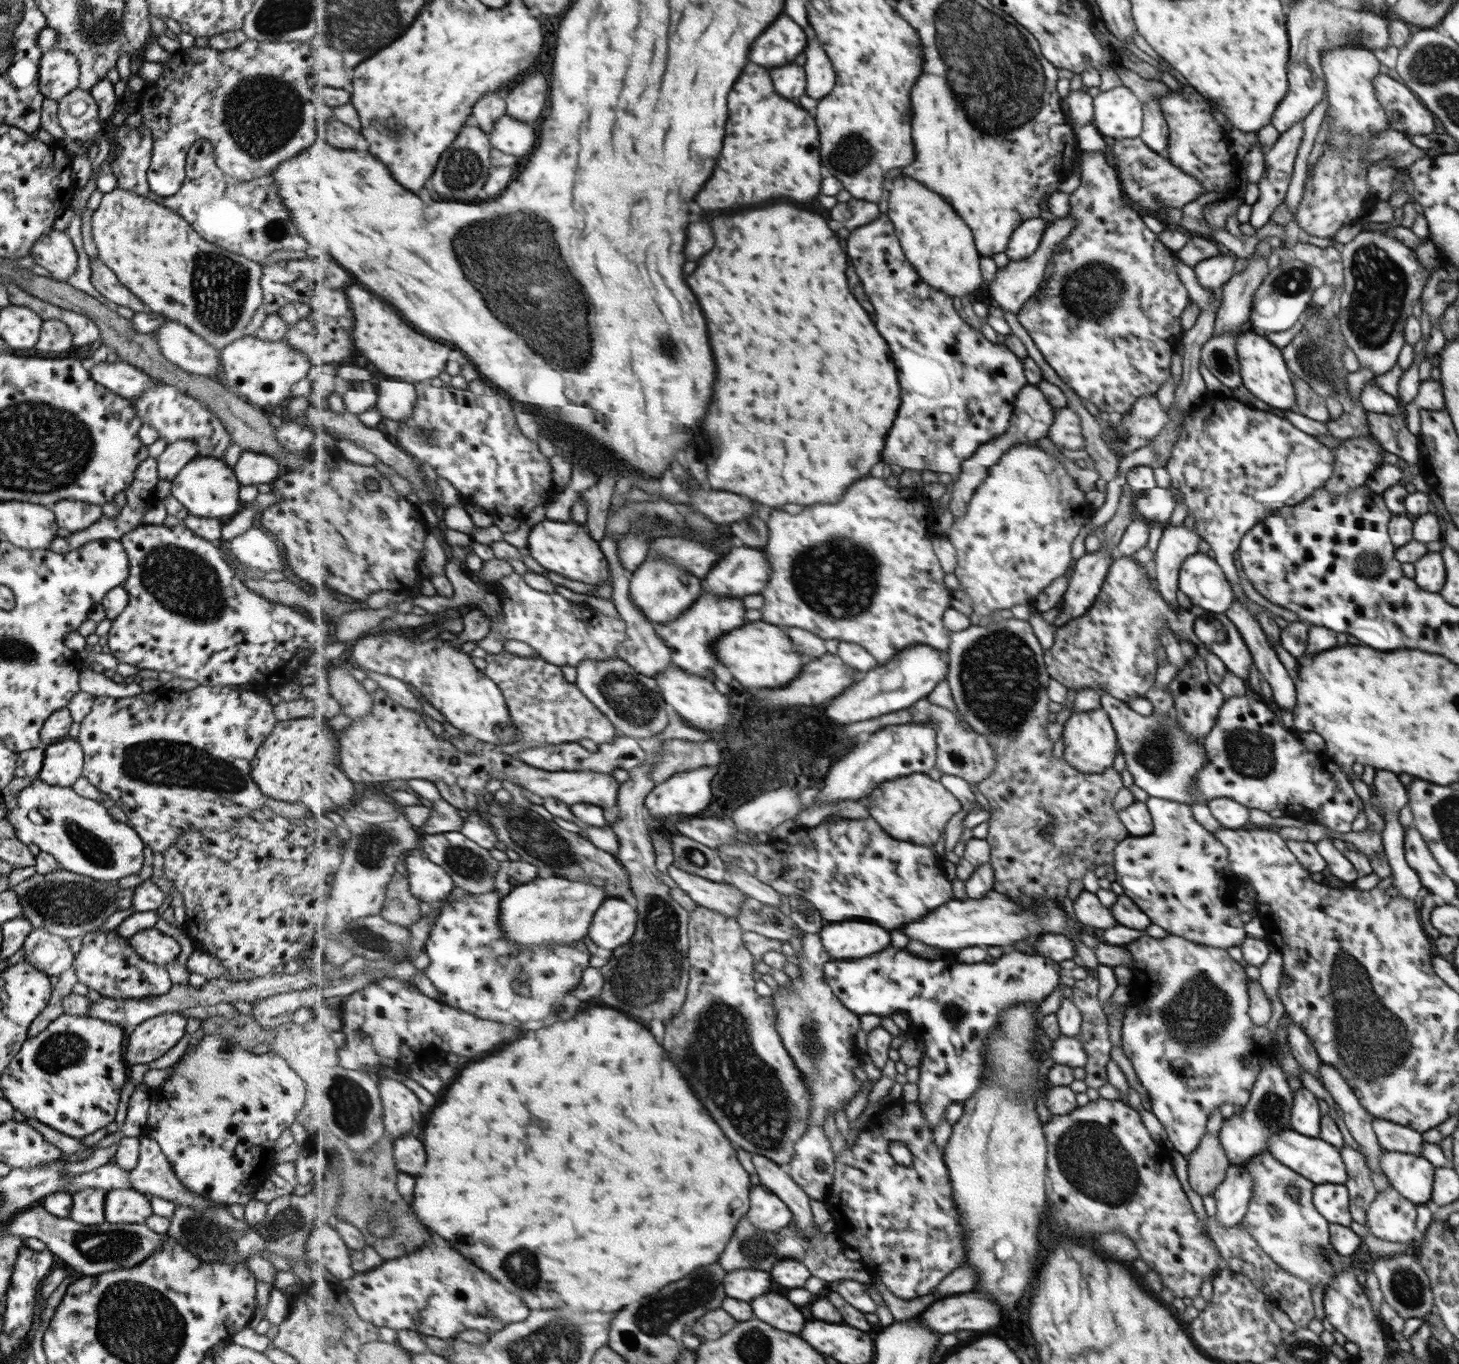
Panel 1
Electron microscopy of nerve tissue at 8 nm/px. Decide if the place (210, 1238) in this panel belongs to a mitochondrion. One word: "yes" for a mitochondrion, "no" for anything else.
yes

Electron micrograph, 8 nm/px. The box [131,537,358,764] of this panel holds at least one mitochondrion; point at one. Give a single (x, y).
(180, 579)

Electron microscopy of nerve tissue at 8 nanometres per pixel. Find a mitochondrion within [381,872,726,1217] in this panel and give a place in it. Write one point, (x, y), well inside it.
(652, 970)

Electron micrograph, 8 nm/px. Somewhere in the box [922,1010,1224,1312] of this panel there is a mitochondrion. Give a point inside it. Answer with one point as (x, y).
(1088, 1154)

